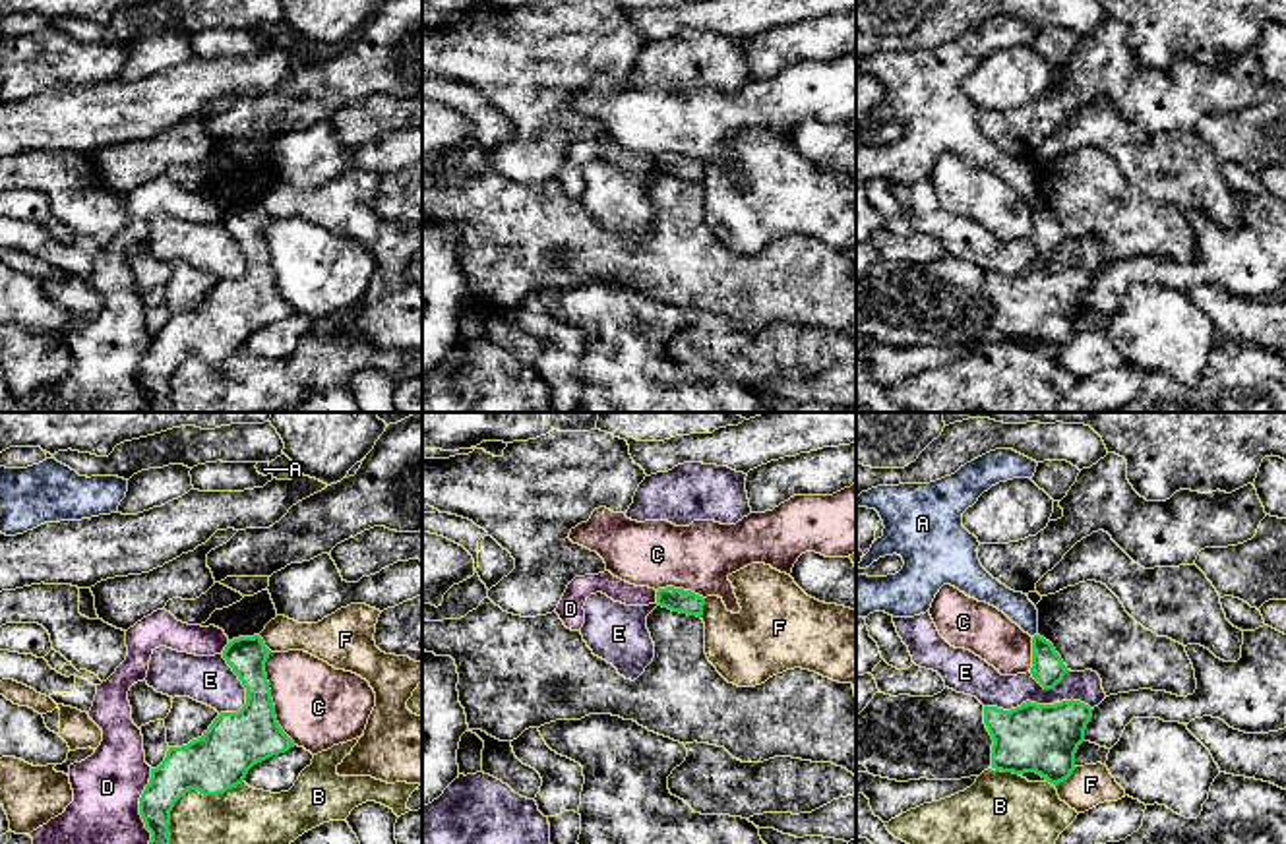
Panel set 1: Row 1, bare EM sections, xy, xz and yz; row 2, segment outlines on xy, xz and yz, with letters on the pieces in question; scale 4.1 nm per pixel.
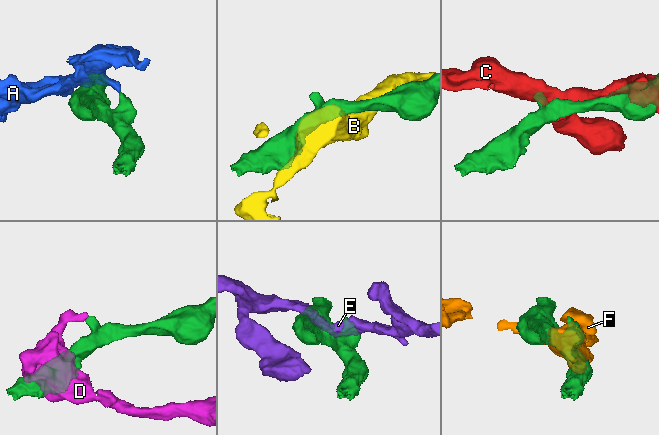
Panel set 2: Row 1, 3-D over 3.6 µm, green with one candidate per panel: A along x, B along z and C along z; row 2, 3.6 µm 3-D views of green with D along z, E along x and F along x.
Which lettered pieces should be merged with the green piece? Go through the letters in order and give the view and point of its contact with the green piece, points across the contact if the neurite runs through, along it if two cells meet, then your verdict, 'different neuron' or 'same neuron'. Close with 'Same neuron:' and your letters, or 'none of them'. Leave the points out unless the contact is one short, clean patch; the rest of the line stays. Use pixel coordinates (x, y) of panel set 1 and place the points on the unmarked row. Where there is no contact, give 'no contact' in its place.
A: contact yz (1035, 202); border yz (1037, 200), (1033, 204); different neuron
B: contact xy (188, 355); different neuron
C: contact xy (272, 266); different neuron
D: contact xy (140, 374); different neuron
E: contact yz (1039, 271); different neuron
F: contact yz (1066, 345); different neuron
Same neuron: none of them

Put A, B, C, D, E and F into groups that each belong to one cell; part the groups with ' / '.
A / B / C / D / E / F

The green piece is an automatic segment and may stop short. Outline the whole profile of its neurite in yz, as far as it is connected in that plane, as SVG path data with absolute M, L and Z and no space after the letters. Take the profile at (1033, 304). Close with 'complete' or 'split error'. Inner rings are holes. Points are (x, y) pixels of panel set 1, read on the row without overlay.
M1073 265L1056 271L1026 267L1011 277L984 273L984 290L994 306L992 335L1036 339L1057 352L1077 335L1075 319L1085 308L1092 277Z; complete

